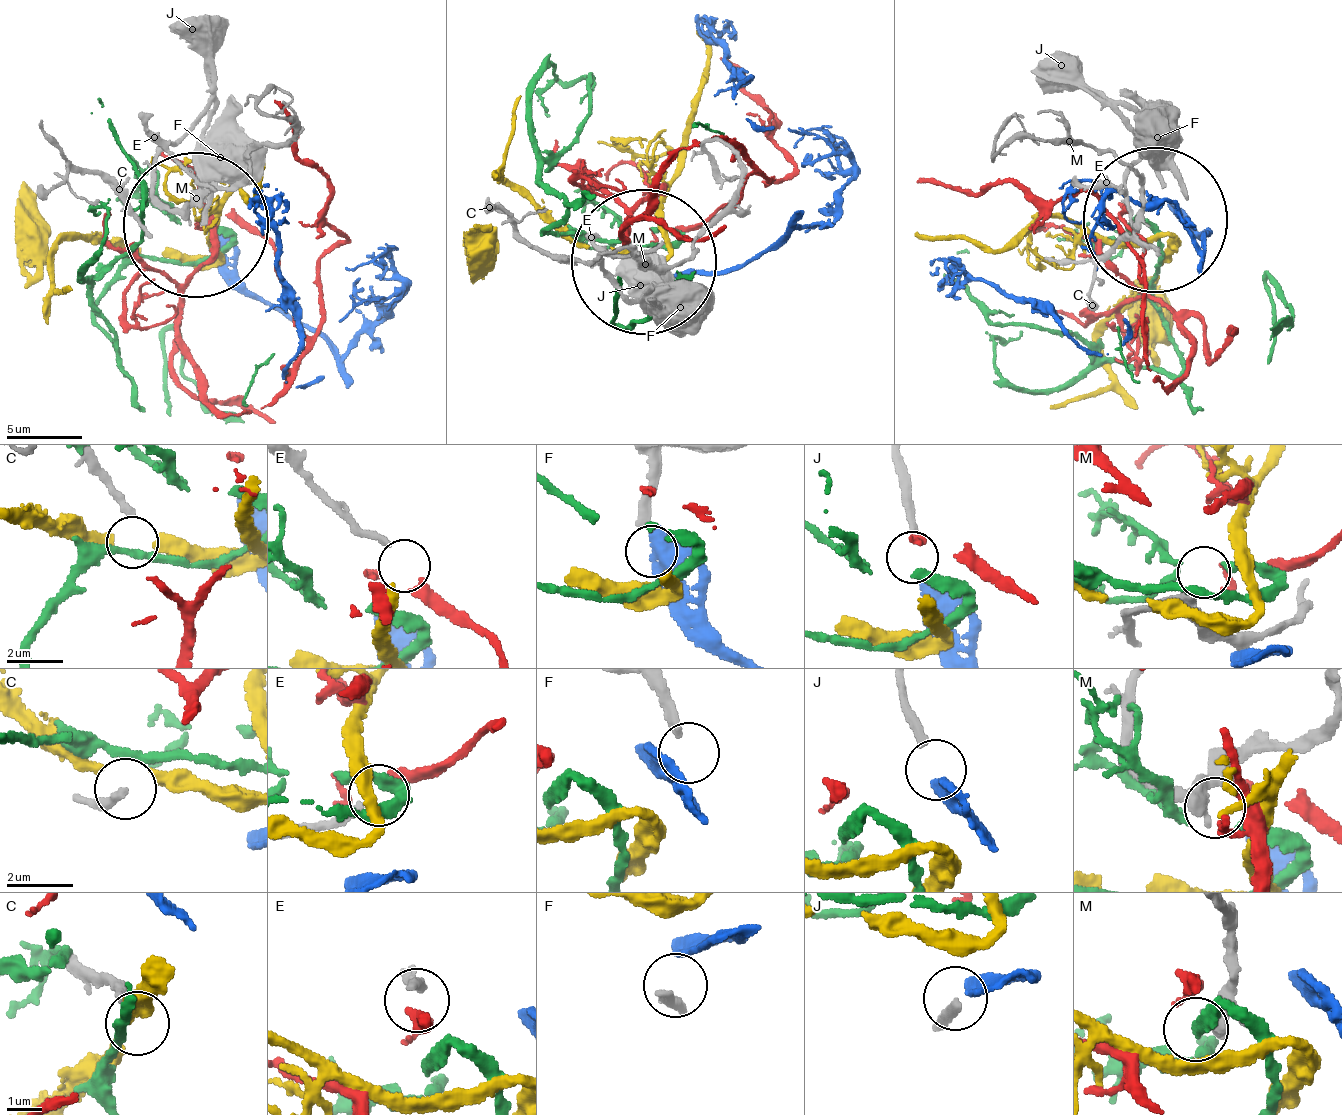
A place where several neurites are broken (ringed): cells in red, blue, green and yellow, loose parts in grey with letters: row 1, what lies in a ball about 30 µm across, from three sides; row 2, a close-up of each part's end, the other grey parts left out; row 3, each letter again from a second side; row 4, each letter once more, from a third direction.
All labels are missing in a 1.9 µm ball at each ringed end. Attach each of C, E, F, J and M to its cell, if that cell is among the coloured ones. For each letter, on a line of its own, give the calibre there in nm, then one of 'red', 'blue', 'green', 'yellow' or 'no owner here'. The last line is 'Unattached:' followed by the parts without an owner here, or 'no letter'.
C: 240 nm | no owner here
E: 240 nm | red
F: 280 nm | no owner here
J: 240 nm | blue
M: 400 nm | no owner here
Unattached: C, F, M

